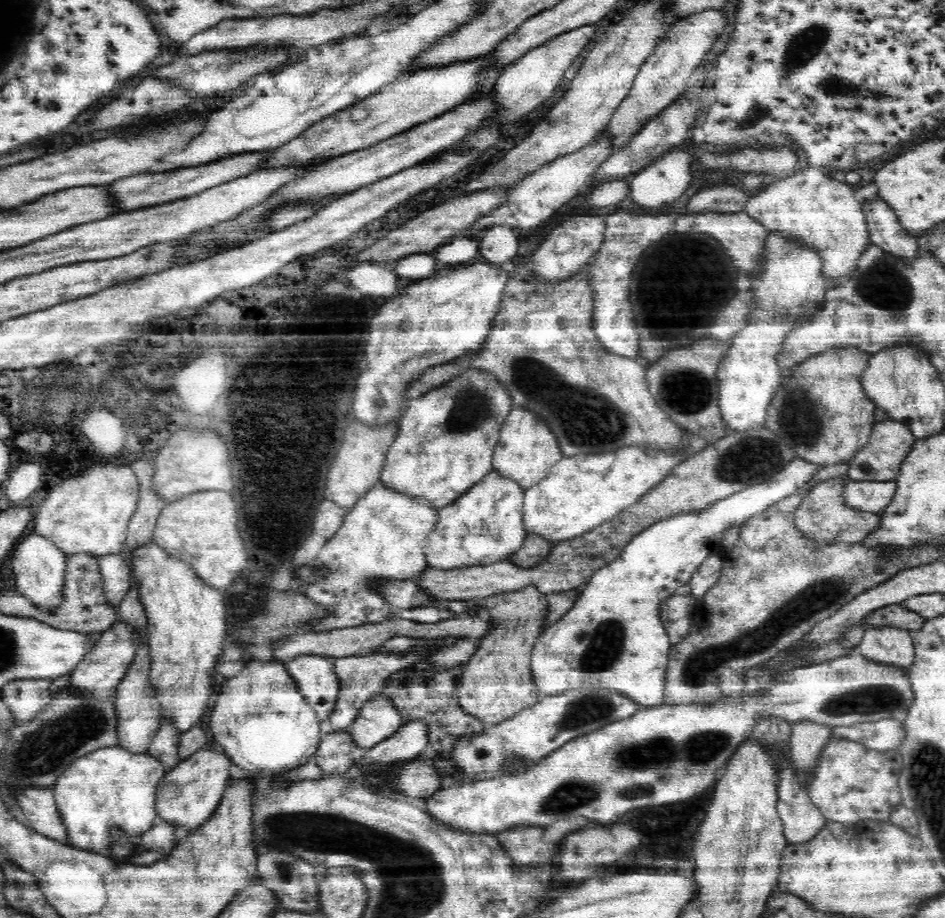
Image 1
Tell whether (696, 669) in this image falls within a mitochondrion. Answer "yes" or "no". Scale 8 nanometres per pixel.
yes

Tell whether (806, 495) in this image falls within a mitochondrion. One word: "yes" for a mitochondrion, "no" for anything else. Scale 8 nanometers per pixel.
no

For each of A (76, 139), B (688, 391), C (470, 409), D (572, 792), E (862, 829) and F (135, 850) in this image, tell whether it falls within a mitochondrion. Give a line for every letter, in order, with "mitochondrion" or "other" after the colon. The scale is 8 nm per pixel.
A: other
B: mitochondrion
C: mitochondrion
D: mitochondrion
E: other
F: other

